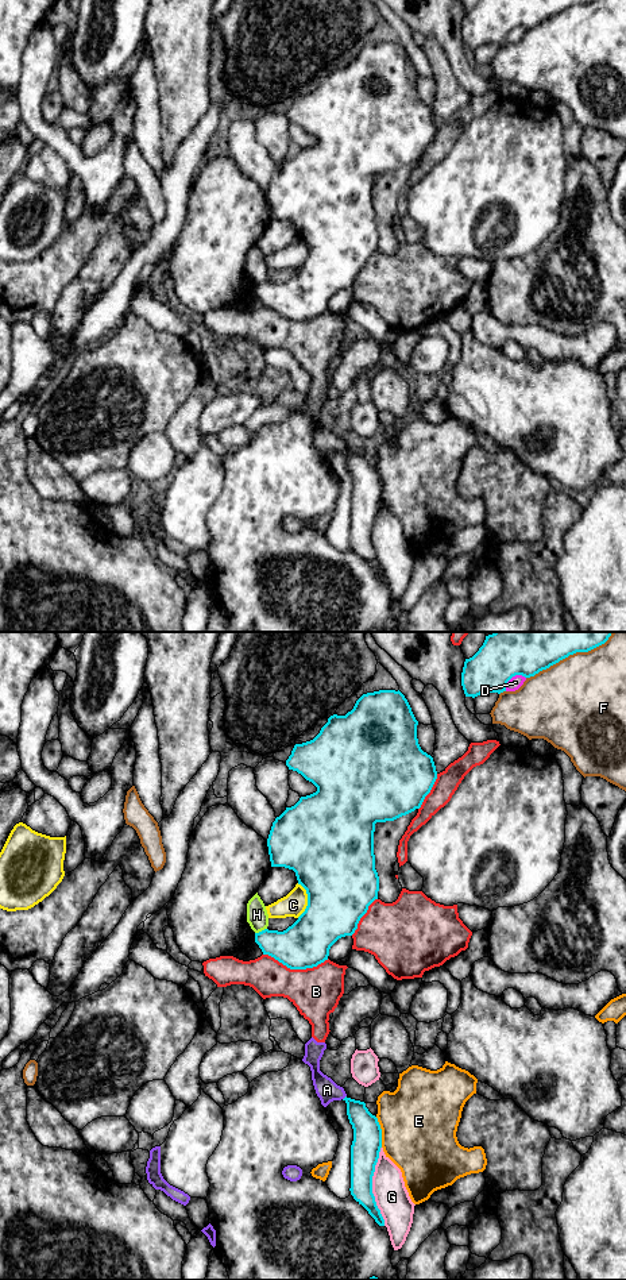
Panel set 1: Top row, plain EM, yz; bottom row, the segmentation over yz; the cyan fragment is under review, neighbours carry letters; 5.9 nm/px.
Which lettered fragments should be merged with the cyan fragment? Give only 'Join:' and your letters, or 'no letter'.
Join: no letter

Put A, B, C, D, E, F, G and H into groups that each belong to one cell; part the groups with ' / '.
A B / C / D / E / F / G / H

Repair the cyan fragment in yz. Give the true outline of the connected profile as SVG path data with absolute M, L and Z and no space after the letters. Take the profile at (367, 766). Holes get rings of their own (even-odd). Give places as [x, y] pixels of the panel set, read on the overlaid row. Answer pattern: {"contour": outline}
{"contour": "M379 690L363 694L345 716L333 714L310 741L295 744L286 760L289 770L312 782L317 791L300 801L275 818L267 847L271 867L295 872L298 884L308 894L308 906L298 919L283 932L264 929L255 933L255 942L290 969L317 967L328 960L331 946L341 937L352 936L368 906L378 899L379 876L375 870L374 832L376 822L394 821L420 809L430 793L437 771L433 757L424 752L417 739L411 708L398 690Z"}

